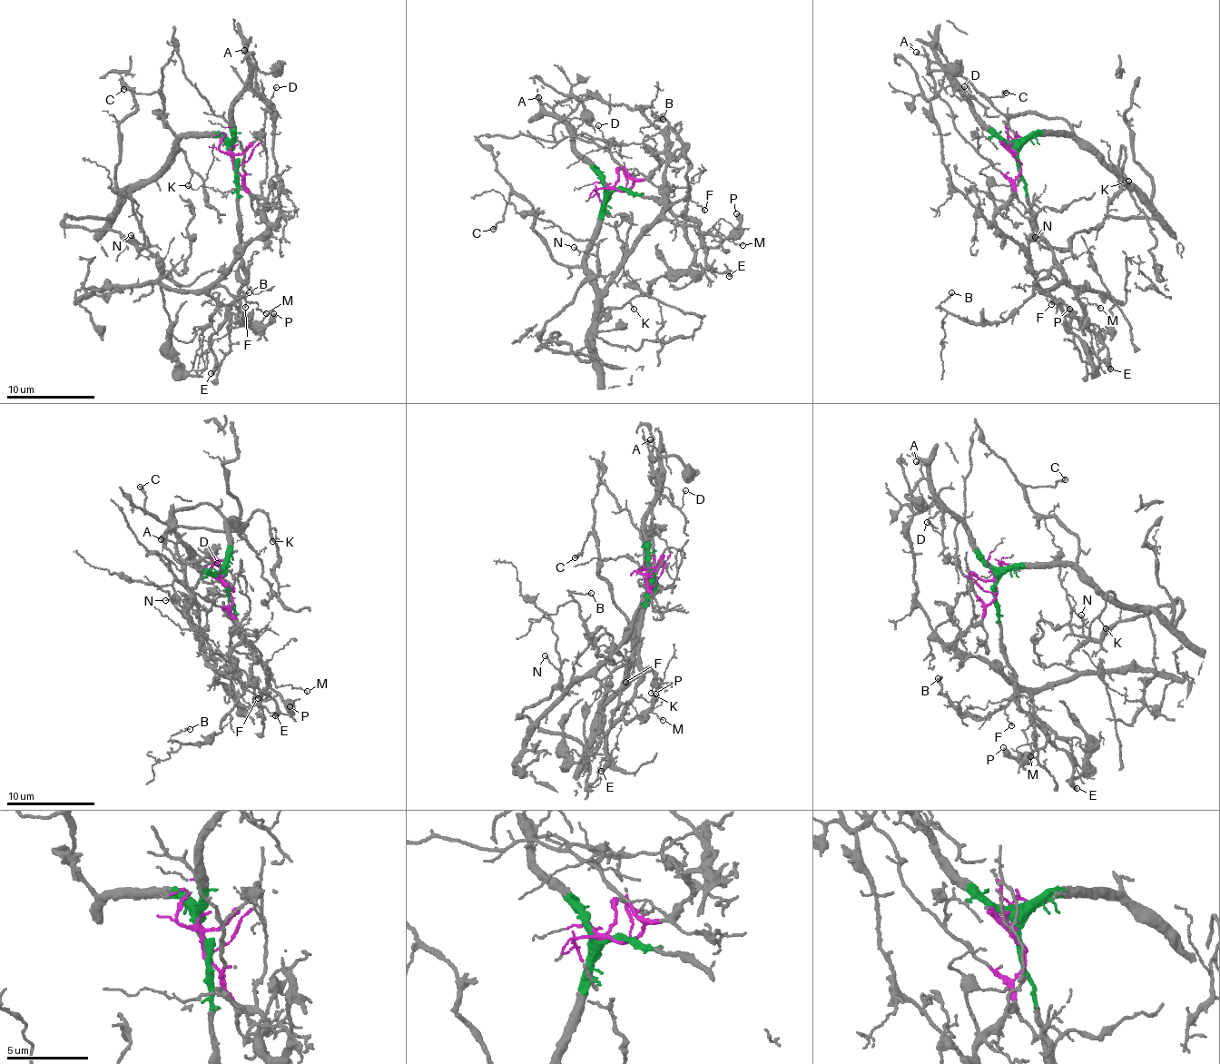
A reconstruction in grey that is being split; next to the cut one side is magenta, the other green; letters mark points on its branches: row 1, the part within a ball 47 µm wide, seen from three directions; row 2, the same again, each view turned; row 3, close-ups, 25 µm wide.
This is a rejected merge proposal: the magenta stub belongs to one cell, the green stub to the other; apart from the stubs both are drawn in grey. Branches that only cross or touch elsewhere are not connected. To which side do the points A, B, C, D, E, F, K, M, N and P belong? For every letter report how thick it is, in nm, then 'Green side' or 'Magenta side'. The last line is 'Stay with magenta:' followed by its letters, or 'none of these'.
A: Thickness 150 nm. Green side
B: Thickness 120 nm. Magenta side
C: Thickness 240 nm. Green side
D: Thickness 70 nm. Green side
E: Thickness 360 nm. Green side
F: Thickness 110 nm. Magenta side
K: Thickness 100 nm. Green side
M: Thickness 100 nm. Green side
N: Thickness 120 nm. Green side
P: Thickness 460 nm. Green side
Stay with magenta: B, F

